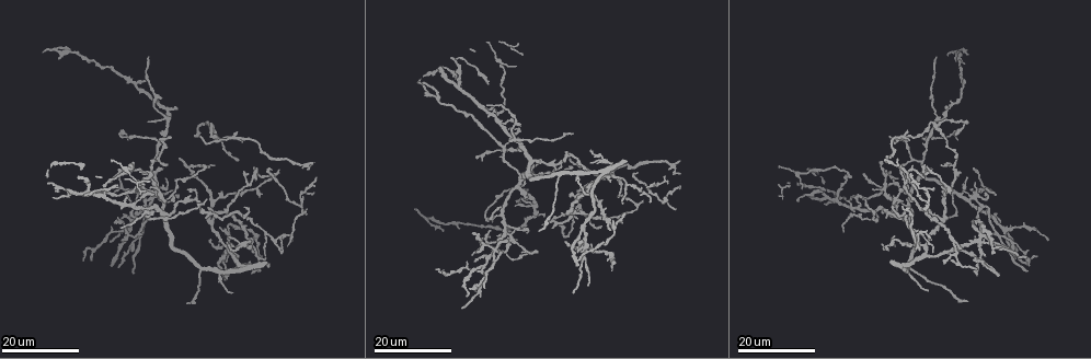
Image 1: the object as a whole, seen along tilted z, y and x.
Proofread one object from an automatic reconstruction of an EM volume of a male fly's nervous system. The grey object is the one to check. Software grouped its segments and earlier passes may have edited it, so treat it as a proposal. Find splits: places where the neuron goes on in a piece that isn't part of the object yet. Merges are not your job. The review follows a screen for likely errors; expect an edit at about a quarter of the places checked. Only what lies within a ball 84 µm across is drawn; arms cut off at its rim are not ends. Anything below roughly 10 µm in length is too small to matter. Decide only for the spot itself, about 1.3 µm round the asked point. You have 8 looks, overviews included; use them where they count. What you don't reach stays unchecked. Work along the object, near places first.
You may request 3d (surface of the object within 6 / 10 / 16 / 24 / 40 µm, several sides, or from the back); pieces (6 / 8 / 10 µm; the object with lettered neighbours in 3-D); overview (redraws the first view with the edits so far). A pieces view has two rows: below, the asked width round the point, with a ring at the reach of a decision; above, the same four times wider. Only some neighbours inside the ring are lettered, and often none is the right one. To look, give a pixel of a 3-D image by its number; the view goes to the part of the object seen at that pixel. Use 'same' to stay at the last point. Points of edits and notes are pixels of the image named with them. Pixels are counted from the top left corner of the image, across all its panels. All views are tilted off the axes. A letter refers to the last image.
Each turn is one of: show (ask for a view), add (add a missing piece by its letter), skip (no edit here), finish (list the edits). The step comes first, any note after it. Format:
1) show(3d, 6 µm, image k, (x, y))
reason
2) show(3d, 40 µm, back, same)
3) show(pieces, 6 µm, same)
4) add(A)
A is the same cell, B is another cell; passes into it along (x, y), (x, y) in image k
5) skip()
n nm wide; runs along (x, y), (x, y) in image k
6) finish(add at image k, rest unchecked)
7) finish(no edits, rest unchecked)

show(3d, 16 µm, image 1, (569, 161))
free end

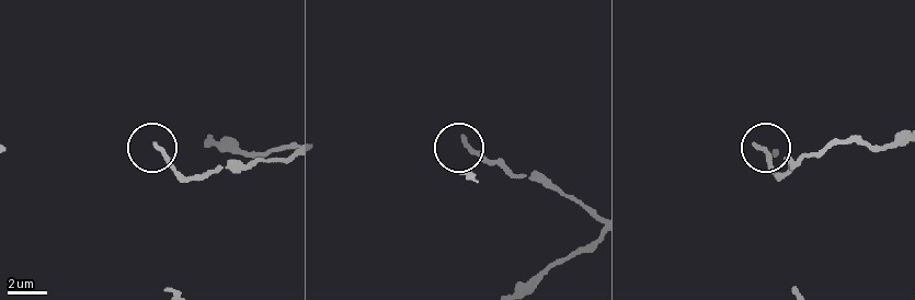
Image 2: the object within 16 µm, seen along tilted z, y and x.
show(pieces, 8 µm, image 2, (154, 145))

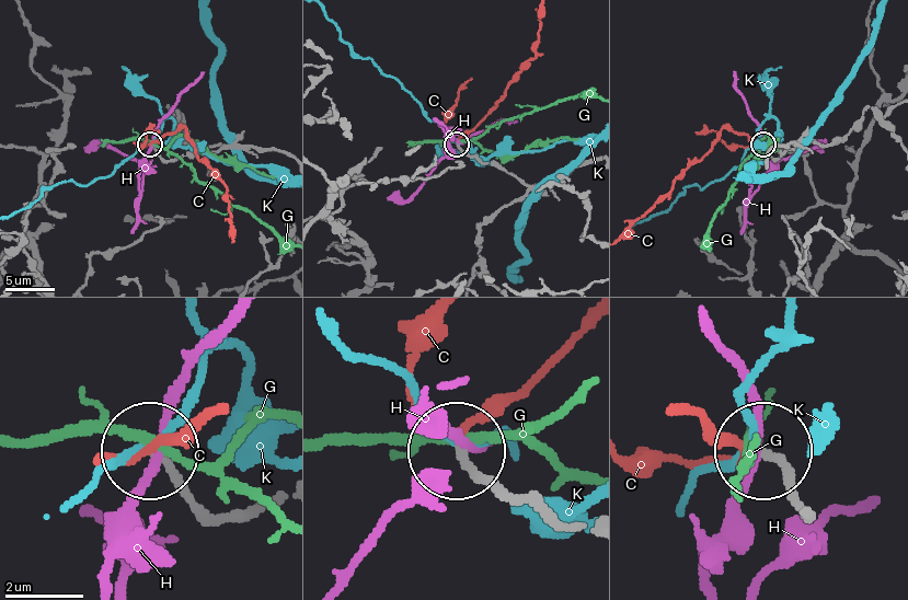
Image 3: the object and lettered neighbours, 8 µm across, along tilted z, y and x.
add(C)
170 nm wide; C is the same cell, G, H and K are other cells; passes into it along (807, 509), (771, 462), (679, 412) in image 3; it goes on there

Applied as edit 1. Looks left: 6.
show(overview)
redraw

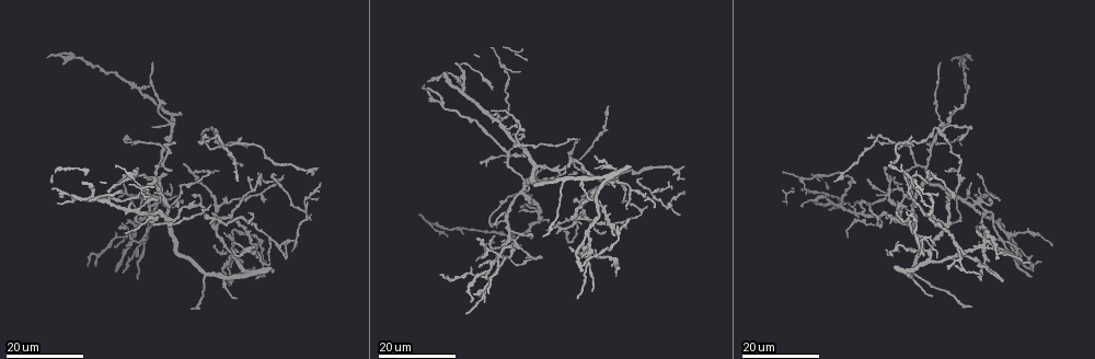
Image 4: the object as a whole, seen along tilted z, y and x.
show(3d, 24 µm, image 4, (546, 228))

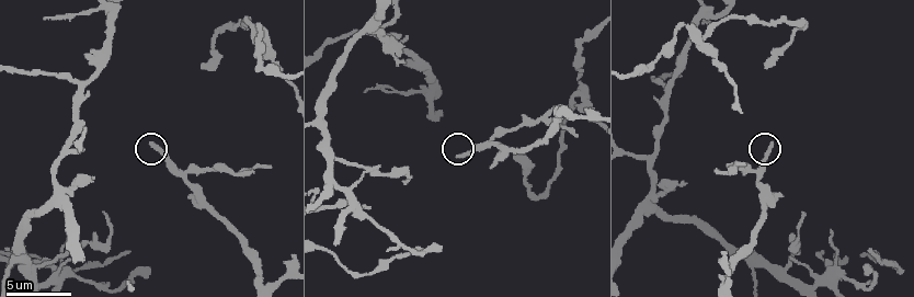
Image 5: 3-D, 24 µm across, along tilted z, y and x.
show(pieces, 10 µm, image 5, (150, 144))

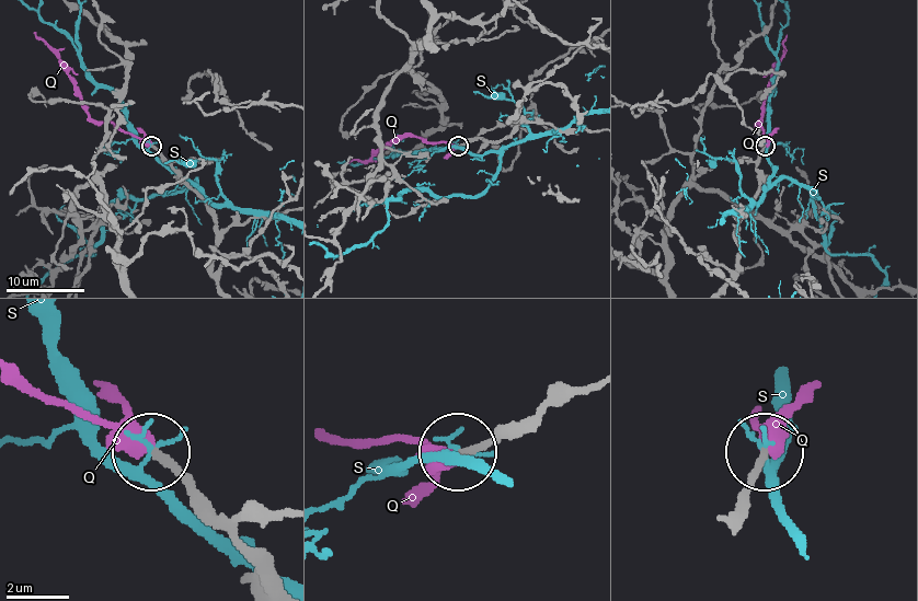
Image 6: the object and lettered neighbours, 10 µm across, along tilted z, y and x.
add(Q)
200 nm wide; Q is the same cell, S is another cell; passes into it along (228, 532), (149, 452), (20, 386) in image 6; the neuron continues

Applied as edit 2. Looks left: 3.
show(overview)

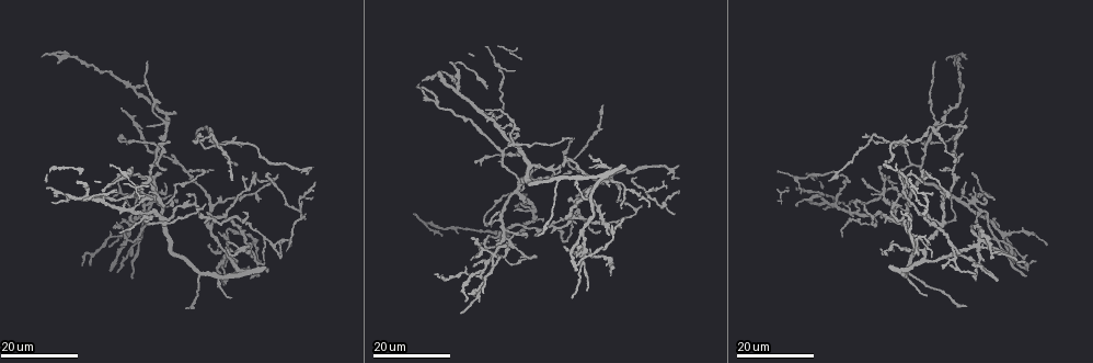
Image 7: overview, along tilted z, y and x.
show(3d, 24 µm, image 7, (173, 112))
an open end

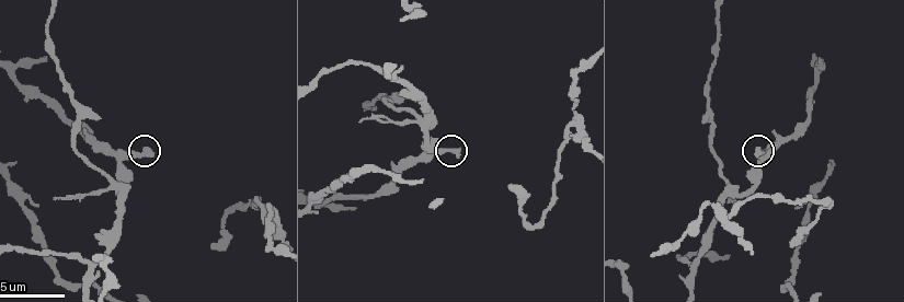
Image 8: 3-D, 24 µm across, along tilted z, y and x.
show(pieces, 10 µm, image 8, (455, 153))

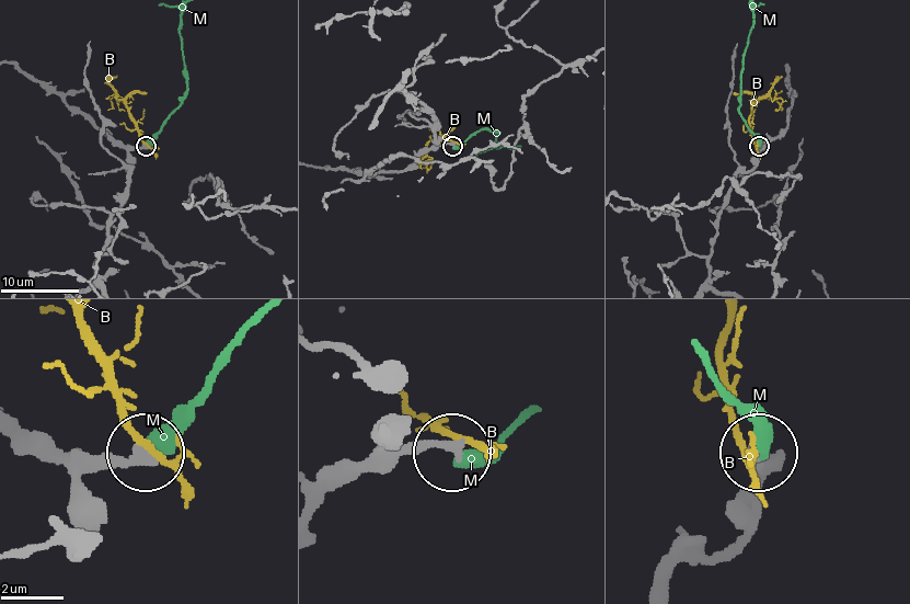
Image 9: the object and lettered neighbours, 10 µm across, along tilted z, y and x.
add(M)
M is the same cell, B is another cell; the neuron continues

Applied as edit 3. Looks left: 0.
finish(add at image 3, add at image 6, add at image 9, rest unchecked)

